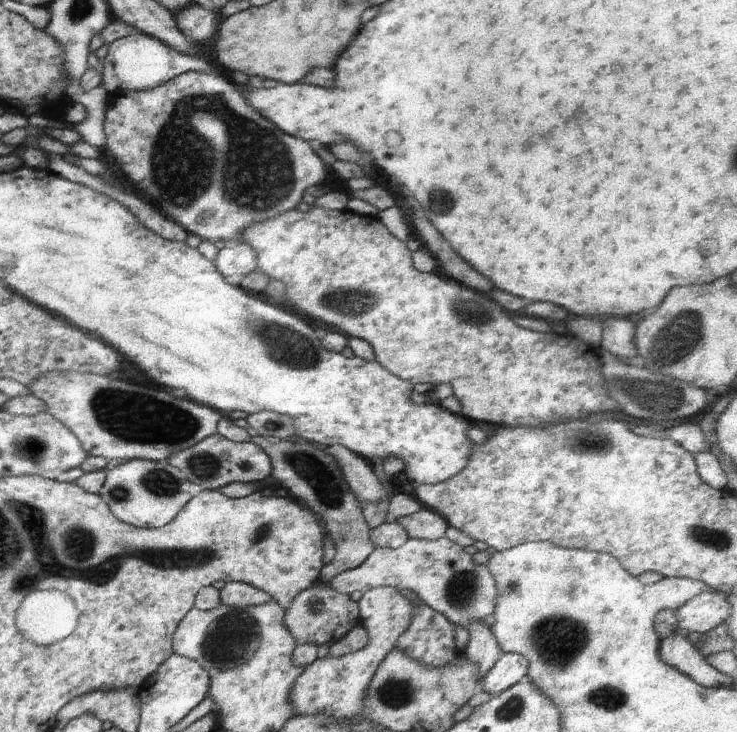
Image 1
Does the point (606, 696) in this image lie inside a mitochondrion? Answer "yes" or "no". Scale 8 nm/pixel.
yes

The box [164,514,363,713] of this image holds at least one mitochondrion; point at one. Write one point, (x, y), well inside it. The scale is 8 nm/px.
(230, 640)

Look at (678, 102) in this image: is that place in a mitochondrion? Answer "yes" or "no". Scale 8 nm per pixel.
no

